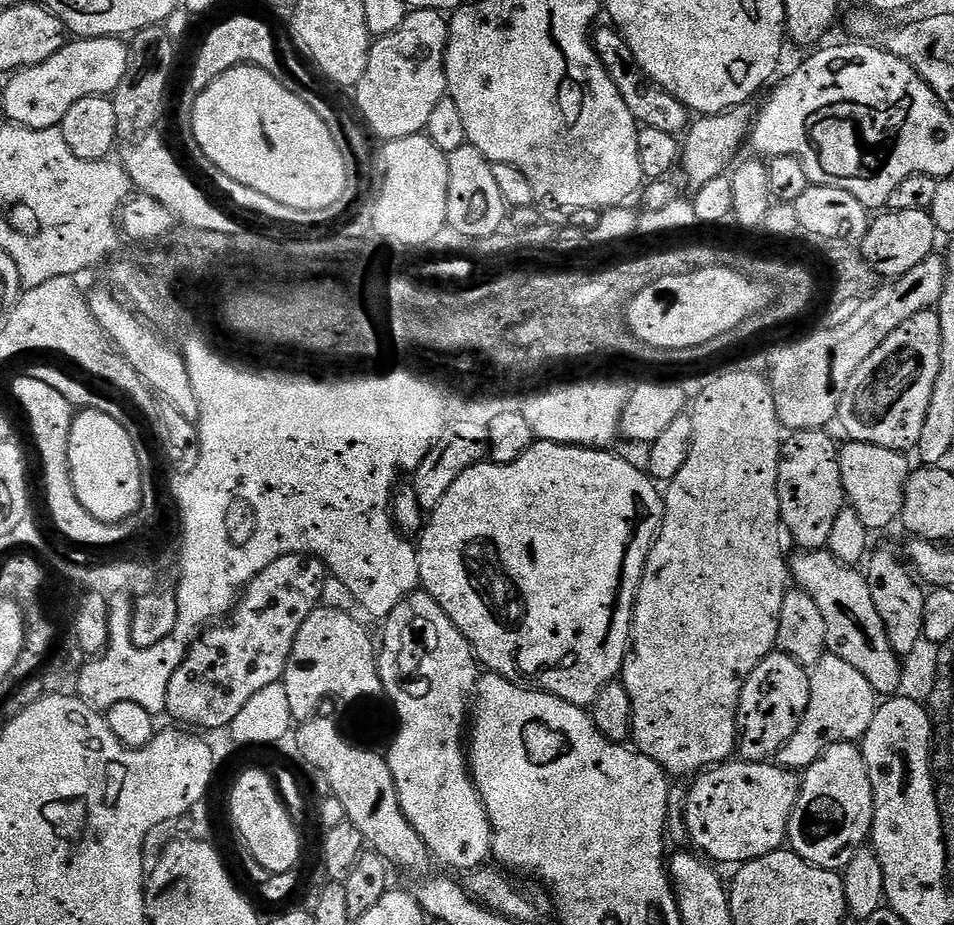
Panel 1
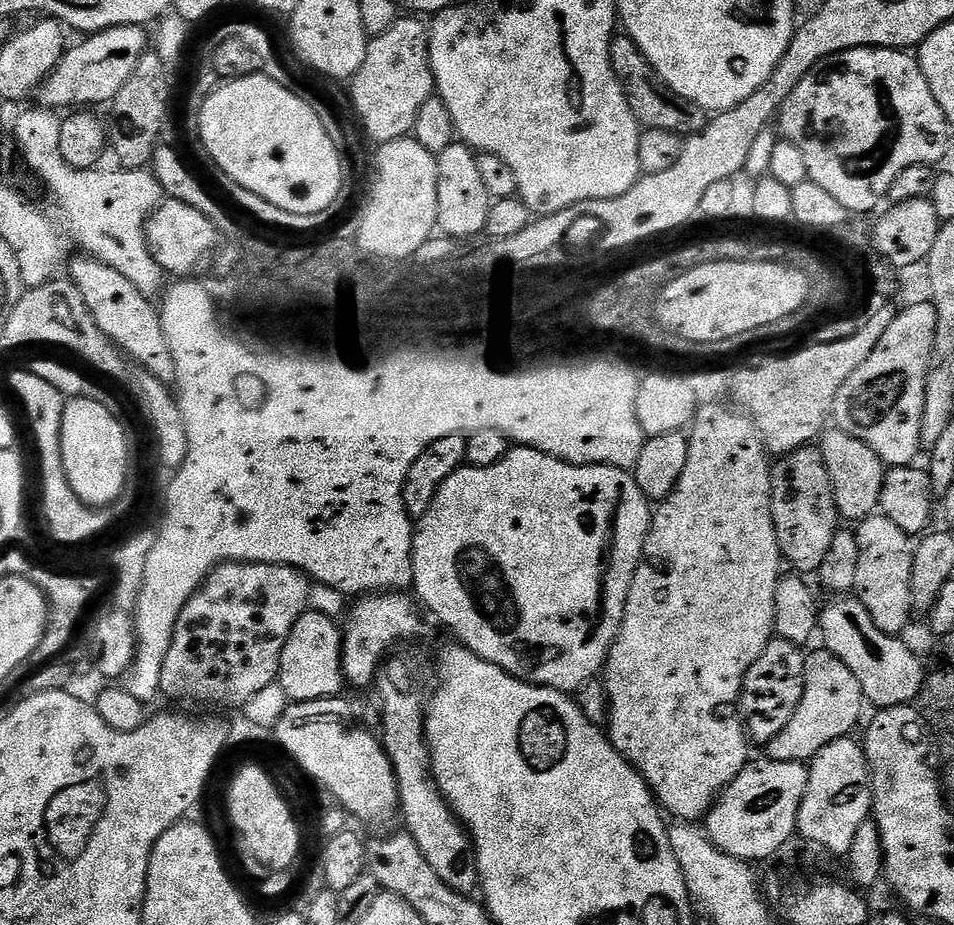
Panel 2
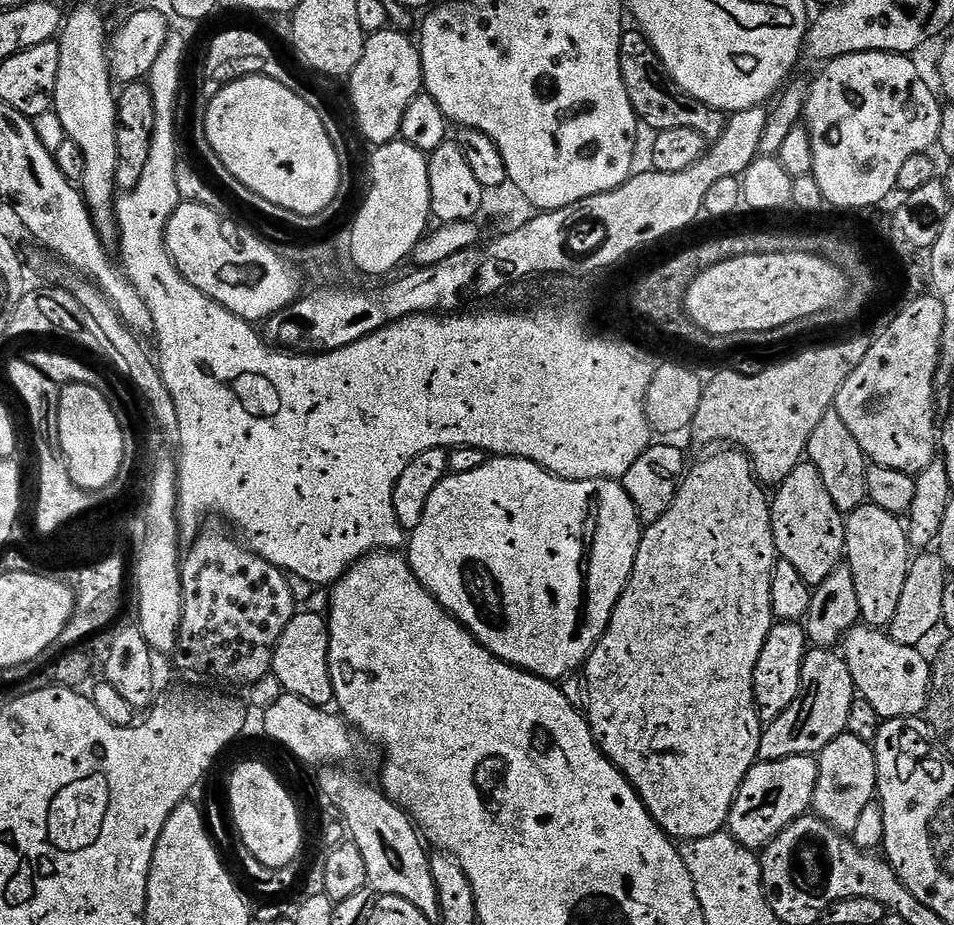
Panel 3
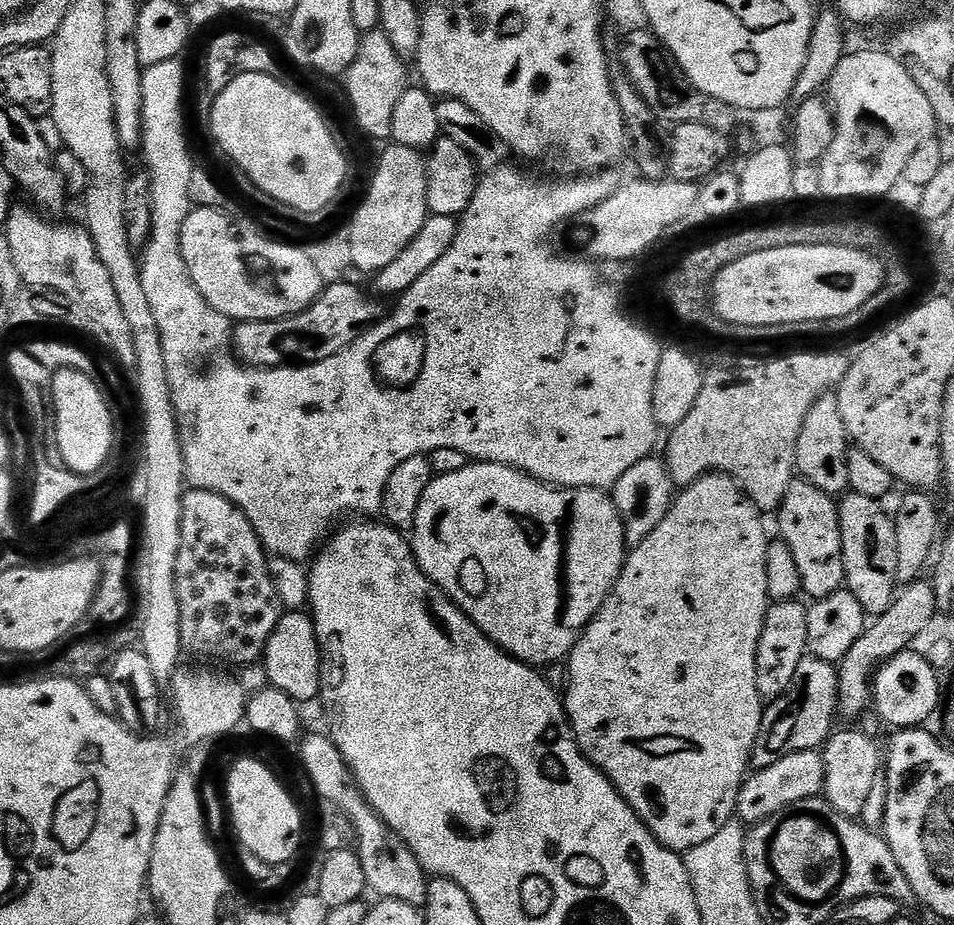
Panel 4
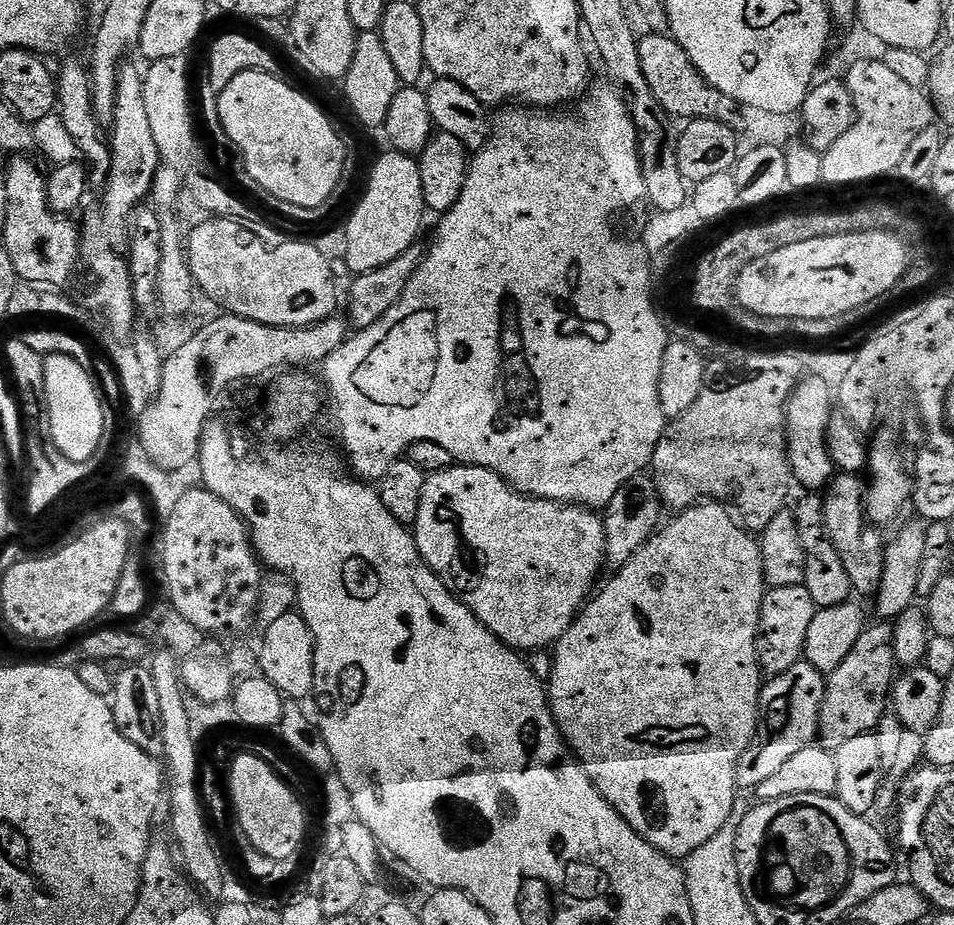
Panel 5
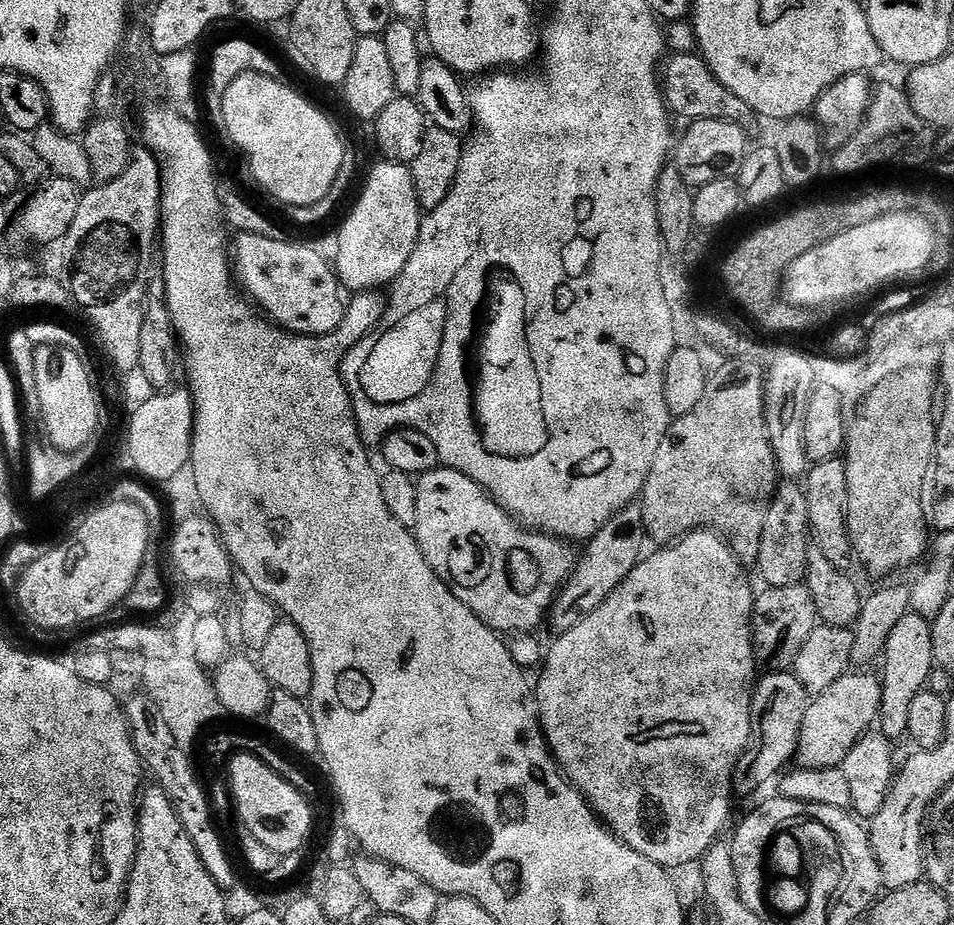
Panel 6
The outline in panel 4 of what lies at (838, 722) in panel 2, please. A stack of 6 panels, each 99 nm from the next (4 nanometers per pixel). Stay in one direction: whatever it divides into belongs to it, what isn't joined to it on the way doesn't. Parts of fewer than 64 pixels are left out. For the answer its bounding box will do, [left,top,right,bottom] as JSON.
[752,655,840,769]

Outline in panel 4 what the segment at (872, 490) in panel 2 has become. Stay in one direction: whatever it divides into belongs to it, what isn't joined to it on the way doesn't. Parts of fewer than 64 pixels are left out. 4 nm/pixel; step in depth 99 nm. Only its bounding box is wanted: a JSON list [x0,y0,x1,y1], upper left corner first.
[796,391,850,497]

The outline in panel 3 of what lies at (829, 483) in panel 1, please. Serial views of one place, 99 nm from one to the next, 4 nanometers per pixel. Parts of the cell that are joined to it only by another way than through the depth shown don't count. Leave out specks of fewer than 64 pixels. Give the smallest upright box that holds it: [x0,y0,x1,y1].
[770,462,846,585]

